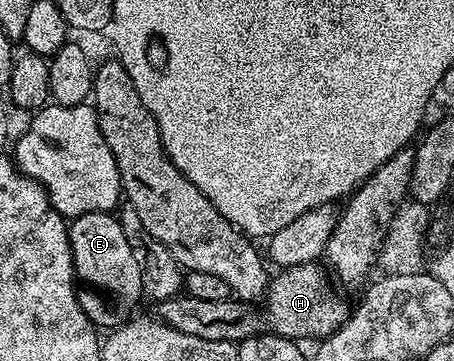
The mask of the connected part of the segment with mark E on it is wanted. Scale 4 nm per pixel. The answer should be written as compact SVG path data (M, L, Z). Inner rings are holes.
M90 212L71 219L68 239L77 279L81 283L89 282L90 285L105 290L116 301L116 306L111 306L102 295L84 292L80 294L81 308L97 327L115 327L125 317L123 314L144 294L144 271L132 239L126 236L126 232L122 232L119 217L112 212Z

